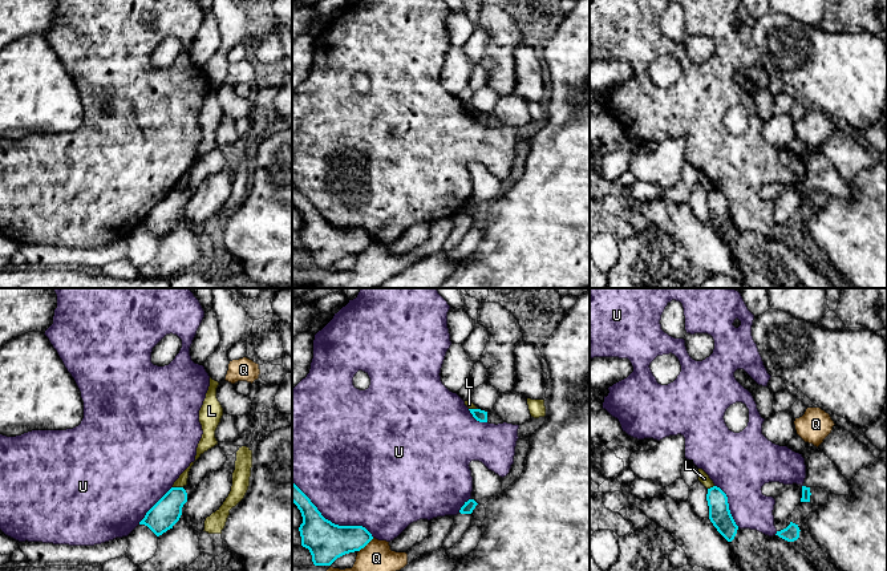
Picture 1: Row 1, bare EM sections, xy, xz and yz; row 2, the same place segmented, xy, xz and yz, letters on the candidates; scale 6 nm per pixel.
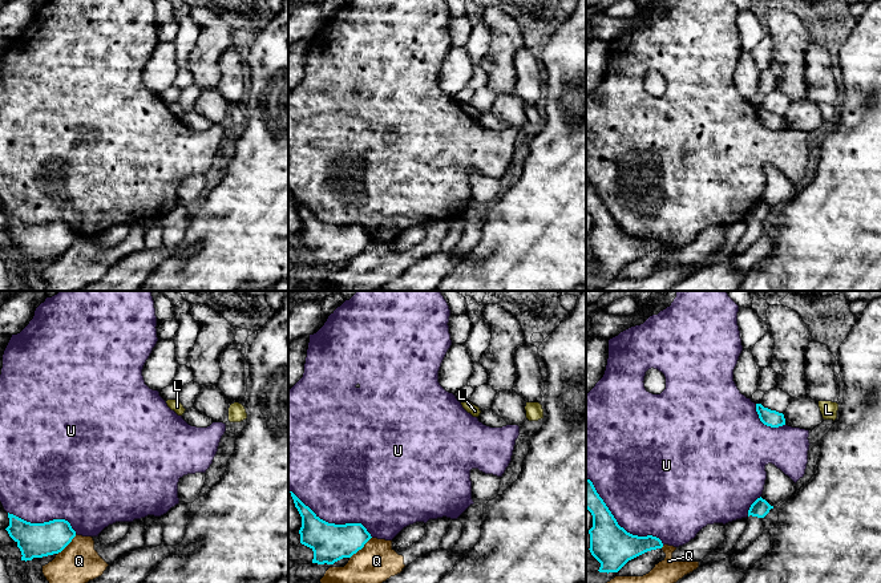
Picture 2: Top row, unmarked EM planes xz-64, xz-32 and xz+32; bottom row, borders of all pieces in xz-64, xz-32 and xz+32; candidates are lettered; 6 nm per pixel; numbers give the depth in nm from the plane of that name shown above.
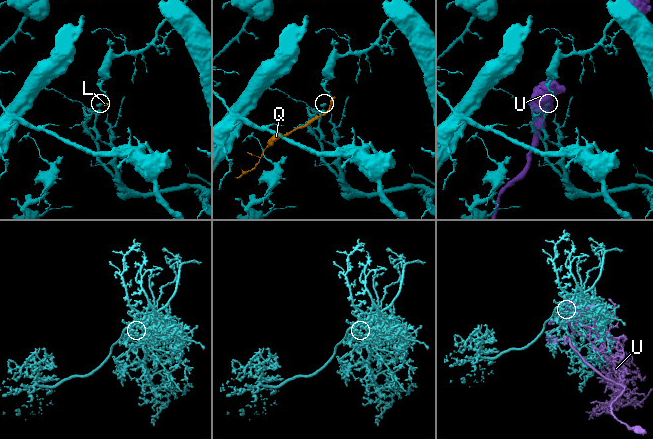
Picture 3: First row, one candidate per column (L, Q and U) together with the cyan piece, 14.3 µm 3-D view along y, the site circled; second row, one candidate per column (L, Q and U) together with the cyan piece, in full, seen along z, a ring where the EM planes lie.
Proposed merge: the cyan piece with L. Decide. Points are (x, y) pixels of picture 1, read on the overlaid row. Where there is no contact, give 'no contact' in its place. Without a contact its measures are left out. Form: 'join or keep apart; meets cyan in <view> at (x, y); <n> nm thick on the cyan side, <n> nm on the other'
keep apart; meets cyan in xy at (178, 488); 170 nm thick on the cyan side, 60 nm on the other

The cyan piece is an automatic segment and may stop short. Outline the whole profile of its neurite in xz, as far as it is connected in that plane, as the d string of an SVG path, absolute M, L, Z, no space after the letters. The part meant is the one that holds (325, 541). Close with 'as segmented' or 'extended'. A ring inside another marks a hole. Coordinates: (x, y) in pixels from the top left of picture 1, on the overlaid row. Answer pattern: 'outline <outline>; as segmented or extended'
outline M292 483L292 502L301 513L301 546L308 548L315 566L331 566L337 558L360 551L372 539L363 526L339 526L325 519L311 499Z; as segmented

